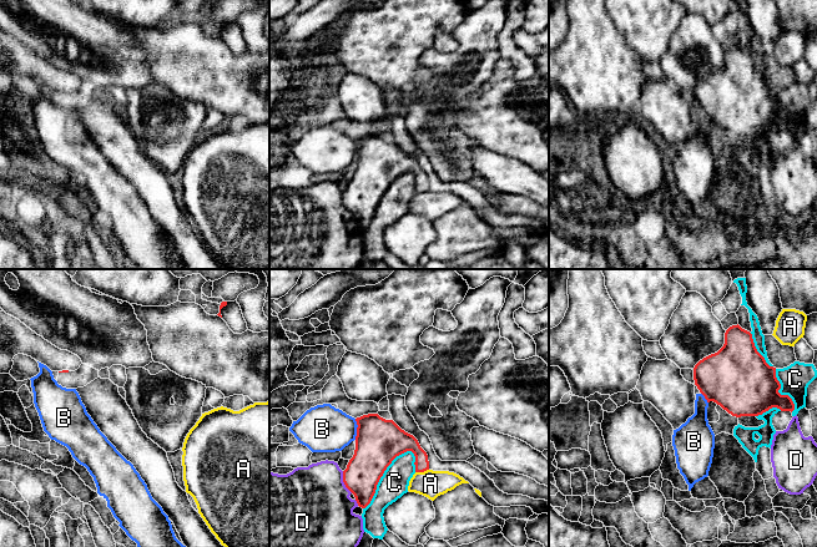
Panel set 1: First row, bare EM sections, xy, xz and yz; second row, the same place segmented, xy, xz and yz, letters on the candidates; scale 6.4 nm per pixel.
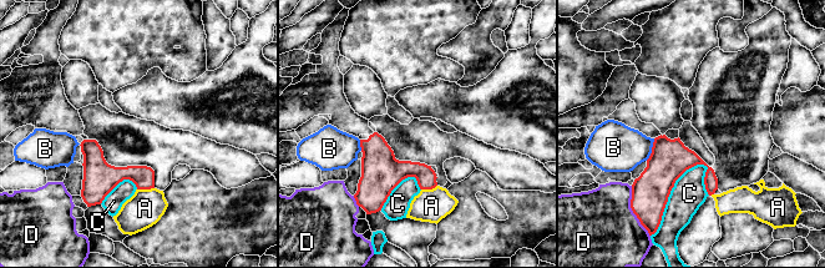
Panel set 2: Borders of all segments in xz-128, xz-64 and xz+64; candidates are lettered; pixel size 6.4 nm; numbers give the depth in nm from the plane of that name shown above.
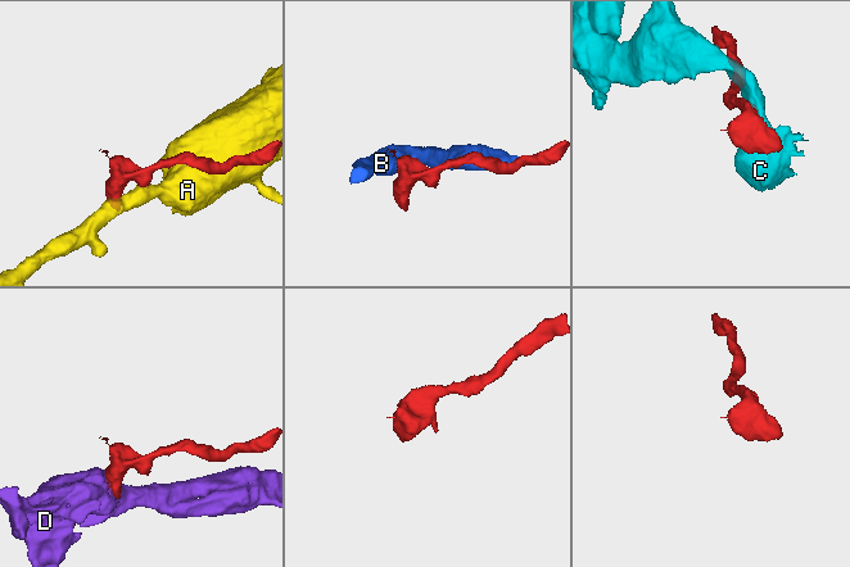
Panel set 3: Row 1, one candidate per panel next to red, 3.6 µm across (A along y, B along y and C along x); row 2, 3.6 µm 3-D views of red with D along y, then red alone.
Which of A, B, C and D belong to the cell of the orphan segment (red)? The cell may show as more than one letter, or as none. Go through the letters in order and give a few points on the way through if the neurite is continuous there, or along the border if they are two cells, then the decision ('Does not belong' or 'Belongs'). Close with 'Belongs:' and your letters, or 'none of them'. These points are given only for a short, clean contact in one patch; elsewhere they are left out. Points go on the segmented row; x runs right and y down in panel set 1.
A: Boundary: xz (428, 469), (415, 472). Does not belong
B: Boundary: xz (354, 419), (357, 425), (356, 439). Does not belong
C: Does not belong
D: Boundary: xz (342, 471), (342, 481), (352, 492). Does not belong
Belongs: none of them

